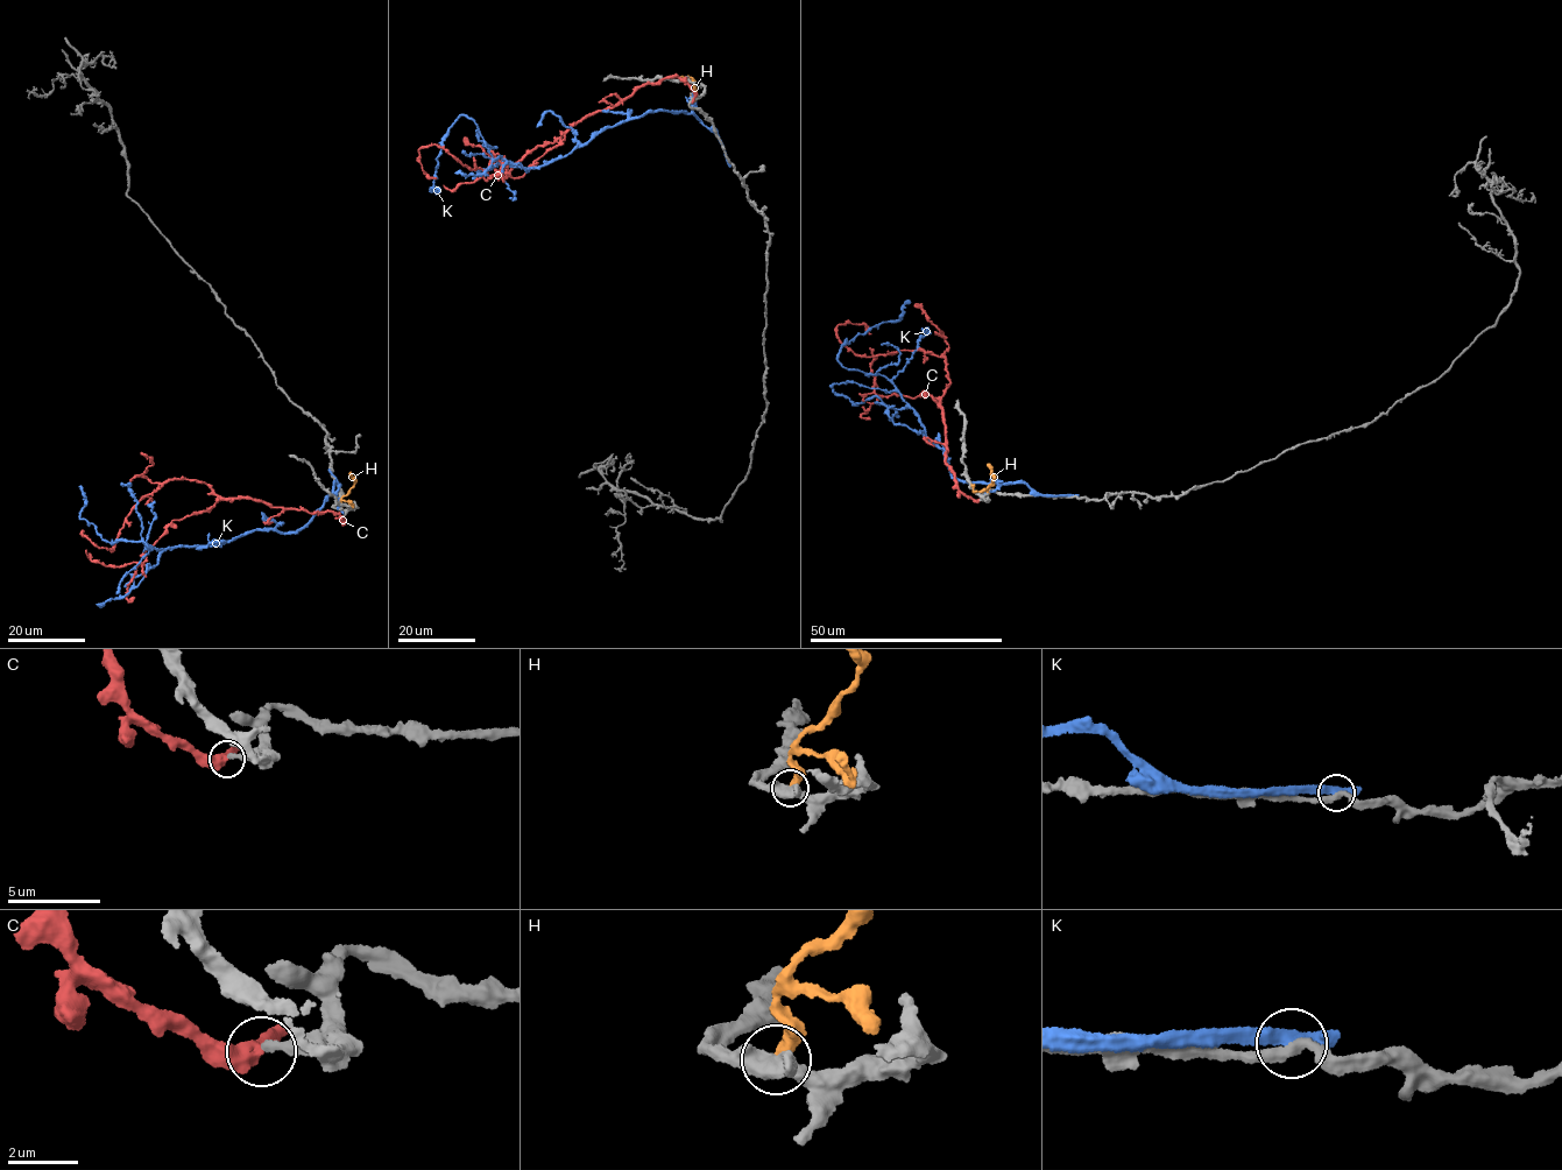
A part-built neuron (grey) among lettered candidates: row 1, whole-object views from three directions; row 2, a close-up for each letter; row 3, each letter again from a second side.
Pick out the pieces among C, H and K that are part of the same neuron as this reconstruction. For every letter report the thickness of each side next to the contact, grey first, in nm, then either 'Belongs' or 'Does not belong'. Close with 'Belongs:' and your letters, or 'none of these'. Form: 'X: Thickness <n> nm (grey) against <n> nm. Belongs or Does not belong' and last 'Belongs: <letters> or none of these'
C: Thickness 240 nm (grey) against 400 nm. Does not belong
H: Thickness 400 nm (grey) against 440 nm. Does not belong
K: Thickness 280 nm (grey) against 320 nm. Does not belong
Belongs: none of these

